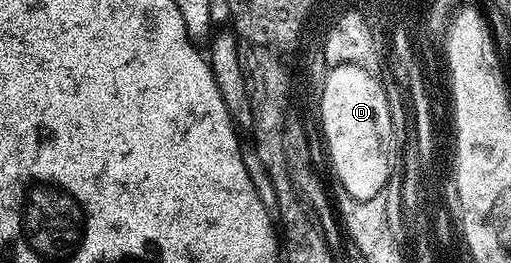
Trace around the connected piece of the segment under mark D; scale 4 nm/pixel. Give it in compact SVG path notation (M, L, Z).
M357 65L331 69L322 87L318 125L331 172L340 180L339 188L345 189L354 201L372 200L388 188L394 166L392 123L386 91L378 77Z

